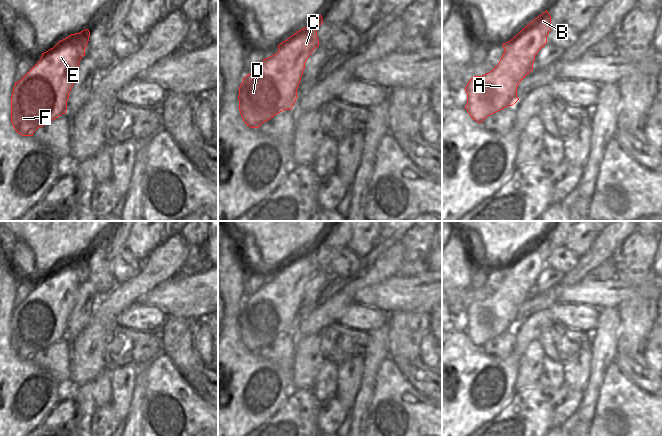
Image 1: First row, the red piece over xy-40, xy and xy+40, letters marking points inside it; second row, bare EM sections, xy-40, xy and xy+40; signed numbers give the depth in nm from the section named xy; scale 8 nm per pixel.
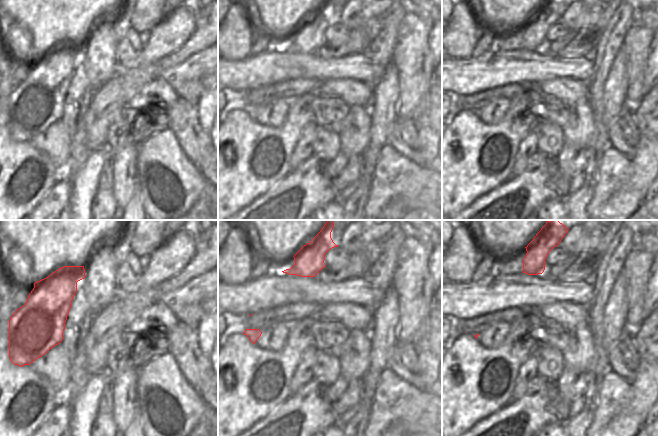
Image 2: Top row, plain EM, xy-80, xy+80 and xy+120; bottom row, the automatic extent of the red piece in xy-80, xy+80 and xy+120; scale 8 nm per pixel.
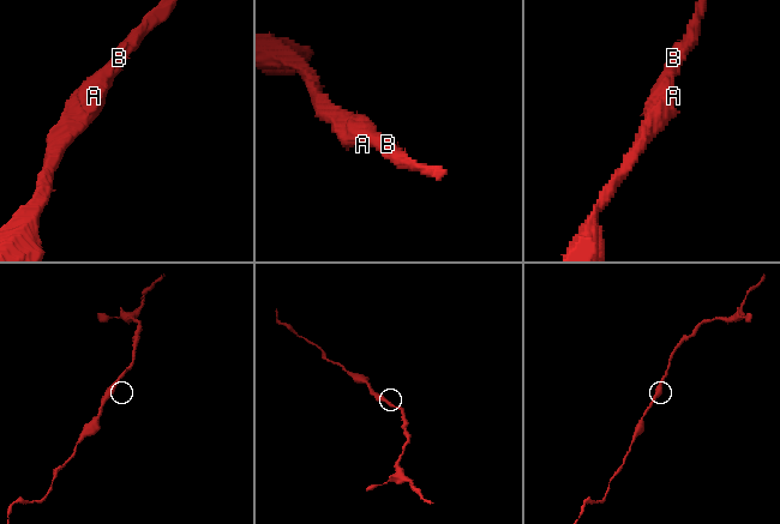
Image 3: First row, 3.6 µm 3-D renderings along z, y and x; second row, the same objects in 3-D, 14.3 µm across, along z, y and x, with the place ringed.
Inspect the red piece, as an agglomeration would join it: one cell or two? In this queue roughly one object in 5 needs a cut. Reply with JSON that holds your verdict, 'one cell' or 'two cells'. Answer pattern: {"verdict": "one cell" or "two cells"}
{"verdict": "one cell"}

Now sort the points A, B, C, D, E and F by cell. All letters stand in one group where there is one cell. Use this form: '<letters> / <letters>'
A B C D E F

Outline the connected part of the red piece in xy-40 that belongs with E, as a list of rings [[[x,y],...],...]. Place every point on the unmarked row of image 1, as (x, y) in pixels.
[[[85,253],[59,265],[53,272],[42,277],[41,283],[18,305],[11,319],[11,347],[18,358],[33,357],[67,335],[69,317],[77,301],[79,285],[85,280],[90,256]]]

